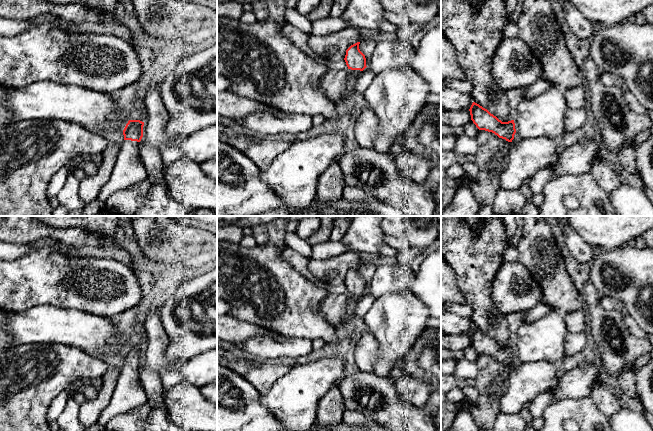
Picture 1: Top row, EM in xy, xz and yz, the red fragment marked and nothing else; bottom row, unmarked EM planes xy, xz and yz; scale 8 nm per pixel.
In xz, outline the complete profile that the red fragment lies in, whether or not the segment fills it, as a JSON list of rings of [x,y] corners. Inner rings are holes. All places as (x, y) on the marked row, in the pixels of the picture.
[[[360,42],[351,45],[346,50],[345,62],[349,69],[347,87],[344,92],[344,98],[349,98],[355,92],[355,83],[361,72],[367,67],[365,55],[359,49]]]

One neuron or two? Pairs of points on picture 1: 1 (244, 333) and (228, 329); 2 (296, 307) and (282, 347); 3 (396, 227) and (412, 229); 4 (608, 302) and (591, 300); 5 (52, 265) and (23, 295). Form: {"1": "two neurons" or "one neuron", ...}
{"1": "one neuron", "2": "two neurons", "3": "one neuron", "4": "two neurons", "5": "one neuron"}

